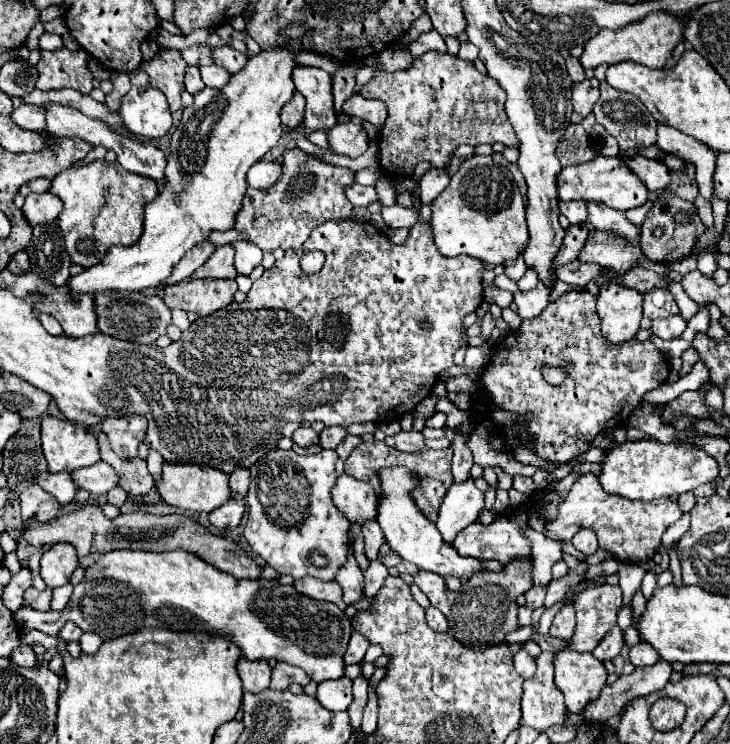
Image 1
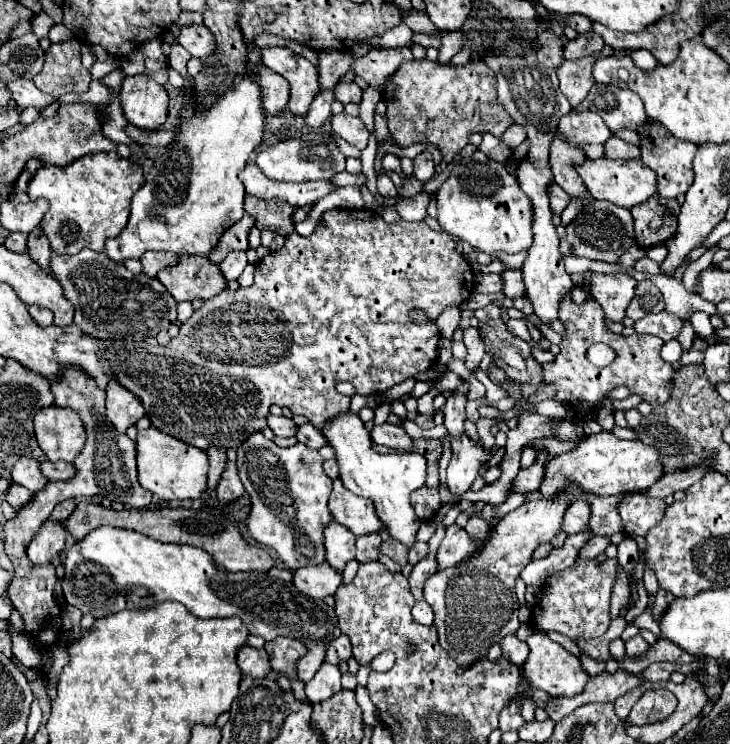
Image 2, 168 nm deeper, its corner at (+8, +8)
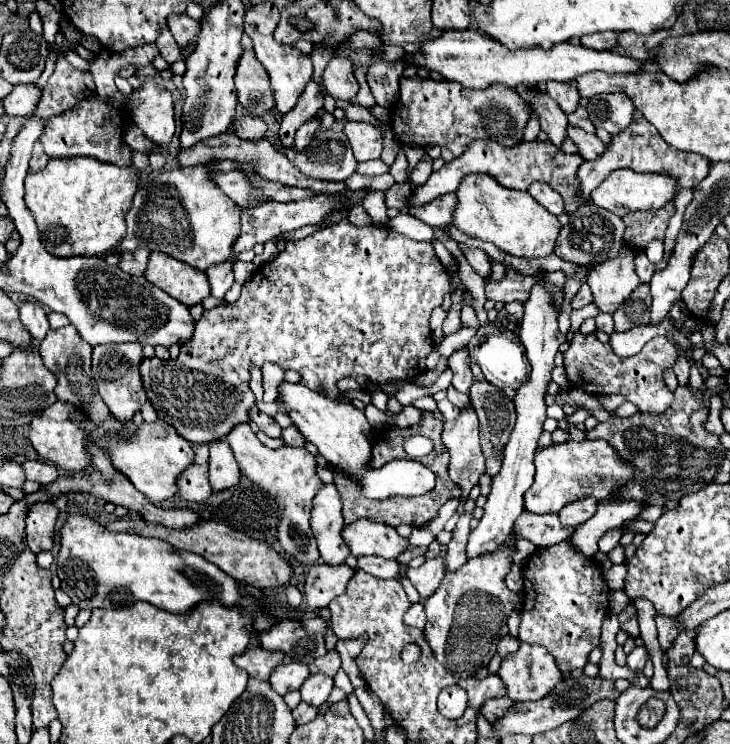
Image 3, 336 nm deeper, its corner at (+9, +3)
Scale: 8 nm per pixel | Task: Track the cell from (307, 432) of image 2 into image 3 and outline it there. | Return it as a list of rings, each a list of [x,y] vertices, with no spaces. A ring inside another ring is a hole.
[[[295,427],[283,429],[281,437],[283,437],[285,445],[289,445],[289,447],[303,447],[303,445],[305,445],[305,437],[303,437],[303,435],[299,433],[299,429],[295,429]]]

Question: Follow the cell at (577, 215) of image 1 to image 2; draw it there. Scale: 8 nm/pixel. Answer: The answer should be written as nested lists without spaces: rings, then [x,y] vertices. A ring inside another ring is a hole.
[[[552,184],[550,188],[550,206],[552,206],[552,212],[554,214],[560,214],[570,202],[570,196],[558,186],[558,184]]]

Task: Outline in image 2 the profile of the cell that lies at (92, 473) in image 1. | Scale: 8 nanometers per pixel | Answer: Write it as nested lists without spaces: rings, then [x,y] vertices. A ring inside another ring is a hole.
[[[42,462],[40,464],[44,476],[48,480],[70,480],[76,476],[76,468],[70,462]]]

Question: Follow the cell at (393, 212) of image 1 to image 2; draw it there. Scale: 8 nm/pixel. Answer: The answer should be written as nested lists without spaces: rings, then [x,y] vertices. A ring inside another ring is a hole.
[[[416,194],[412,198],[400,198],[396,204],[396,210],[402,220],[422,220],[426,216],[430,194]]]

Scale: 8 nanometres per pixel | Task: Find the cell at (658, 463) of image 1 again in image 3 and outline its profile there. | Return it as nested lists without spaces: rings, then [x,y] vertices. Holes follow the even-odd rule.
[[[565,441],[559,445],[539,447],[535,453],[535,481],[525,493],[525,509],[529,513],[557,513],[565,503],[577,501],[579,497],[595,497],[605,501],[615,493],[617,487],[625,485],[633,477],[633,467],[619,459],[615,449],[607,447],[607,441]]]

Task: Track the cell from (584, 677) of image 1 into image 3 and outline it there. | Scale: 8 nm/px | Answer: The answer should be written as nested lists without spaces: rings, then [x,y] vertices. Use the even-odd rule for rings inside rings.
[[[521,643],[521,647],[515,653],[503,657],[497,675],[507,689],[507,697],[513,701],[531,701],[545,697],[547,693],[551,693],[551,687],[555,687],[561,681],[561,671],[557,669],[551,653],[547,653],[547,649],[543,649],[541,645],[527,643]]]

